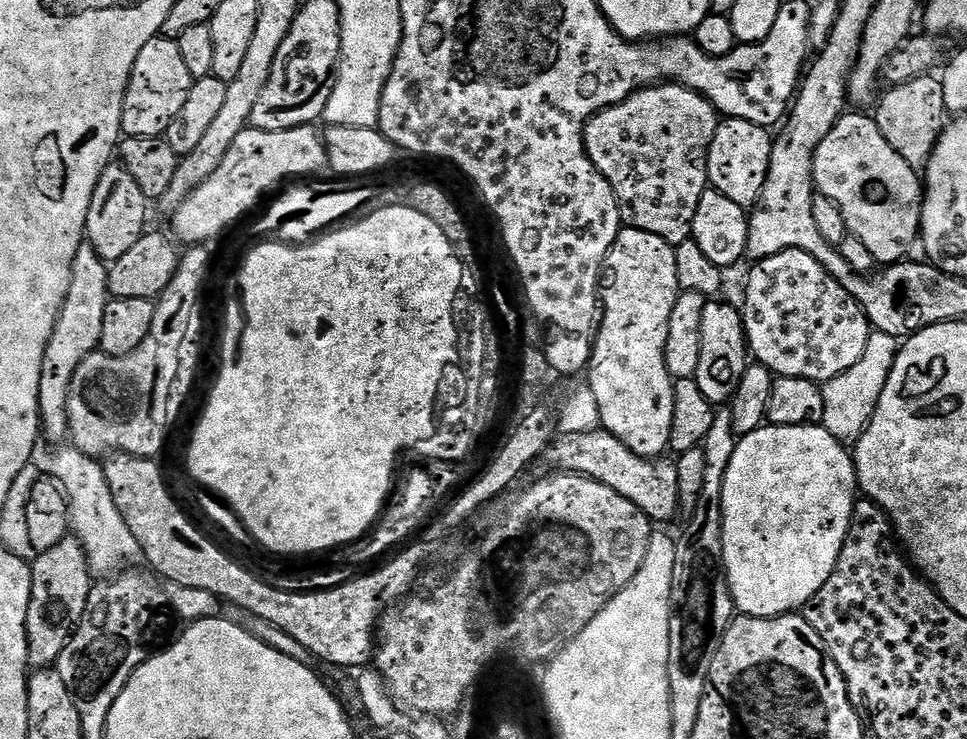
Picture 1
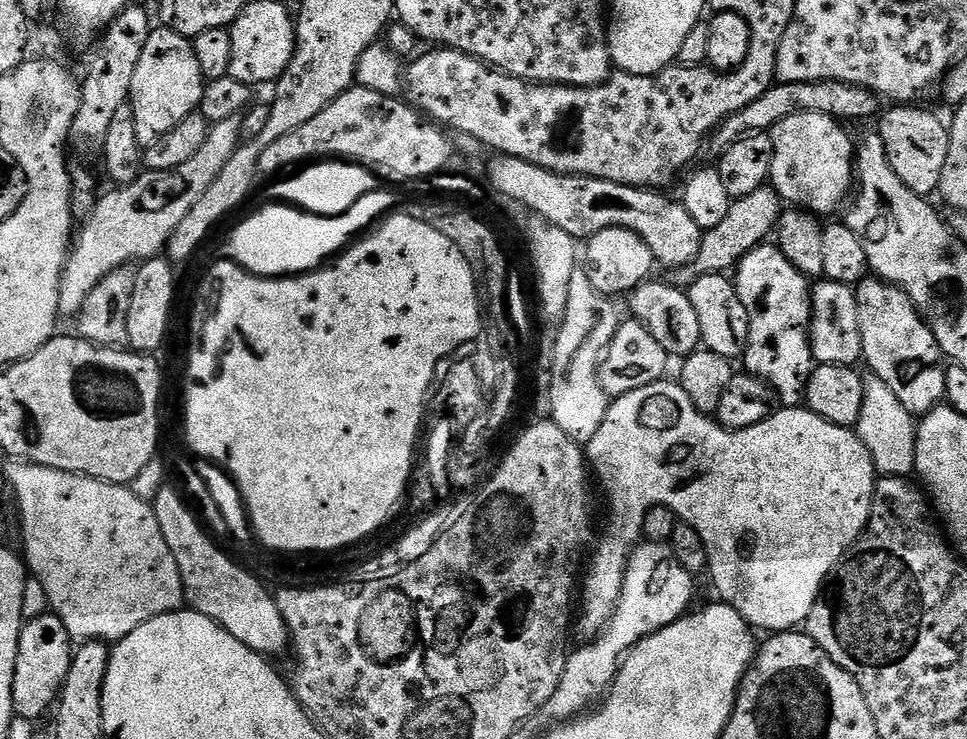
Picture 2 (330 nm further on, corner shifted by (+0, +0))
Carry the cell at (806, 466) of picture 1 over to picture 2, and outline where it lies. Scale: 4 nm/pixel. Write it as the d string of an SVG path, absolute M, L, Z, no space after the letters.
M668 383L642 386L642 390L630 390L630 394L615 397L608 405L608 413L602 426L586 445L586 459L595 479L596 476L600 479L600 484L604 487L604 496L608 499L608 525L604 528L604 537L601 538L600 545L598 545L599 540L595 545L597 548L592 556L592 576L582 580L582 591L578 596L578 619L574 624L575 631L580 631L585 636L583 639L591 642L608 627L620 601L620 591L624 585L624 572L628 568L628 559L632 556L633 548L641 543L644 534L644 519L651 508L670 509L676 515L677 521L690 525L700 535L708 555L707 571L712 572L712 584L716 587L717 594L720 595L717 597L734 610L738 610L738 614L742 614L742 618L748 621L753 629L765 628L765 633L775 634L803 625L807 621L810 610L815 606L816 599L820 597L825 580L831 576L842 557L848 553L849 548L860 539L860 535L868 527L878 473L866 446L862 446L860 437L853 429L834 426L826 422L826 418L814 414L806 406L781 407L762 422L758 422L758 426L750 426L734 432L730 428L717 424L711 415L699 412L694 402L690 402L690 394L682 390L680 383Z

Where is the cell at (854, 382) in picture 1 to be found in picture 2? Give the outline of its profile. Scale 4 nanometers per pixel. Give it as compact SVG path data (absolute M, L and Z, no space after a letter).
M868 374L864 376L864 398L862 414L854 429L862 446L870 454L880 476L911 477L916 471L916 430L918 424L910 410L898 402L894 390L882 382L882 378Z

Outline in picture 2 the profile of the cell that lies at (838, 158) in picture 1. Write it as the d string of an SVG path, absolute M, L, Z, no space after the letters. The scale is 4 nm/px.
M809 112L782 118L772 128L774 158L770 184L785 205L825 218L849 199L854 188L854 140L852 144L844 128L847 127L841 121L826 114Z

